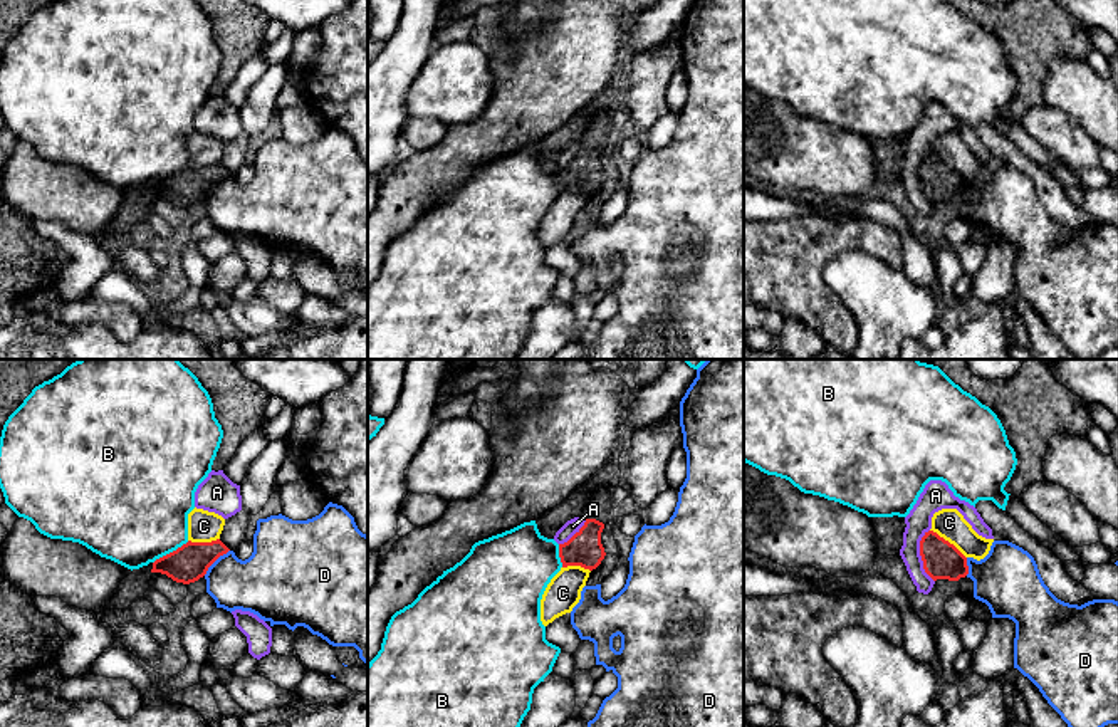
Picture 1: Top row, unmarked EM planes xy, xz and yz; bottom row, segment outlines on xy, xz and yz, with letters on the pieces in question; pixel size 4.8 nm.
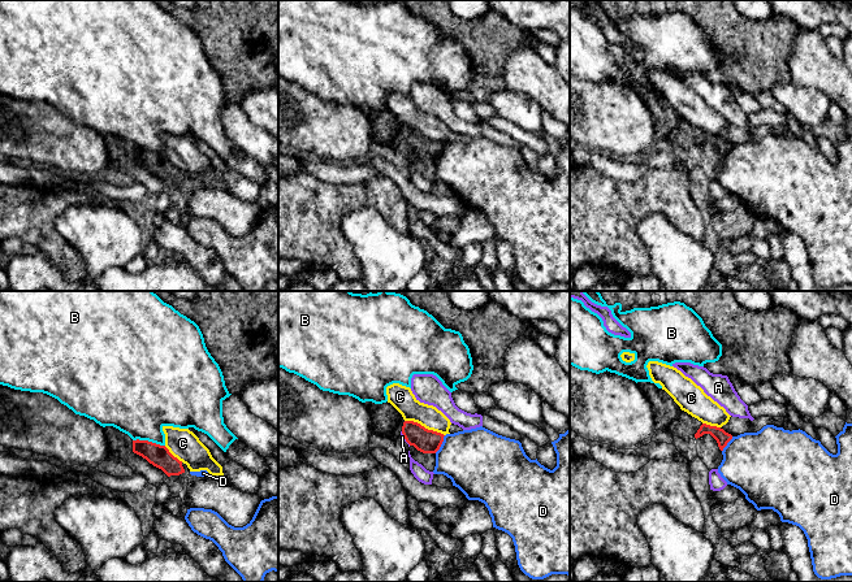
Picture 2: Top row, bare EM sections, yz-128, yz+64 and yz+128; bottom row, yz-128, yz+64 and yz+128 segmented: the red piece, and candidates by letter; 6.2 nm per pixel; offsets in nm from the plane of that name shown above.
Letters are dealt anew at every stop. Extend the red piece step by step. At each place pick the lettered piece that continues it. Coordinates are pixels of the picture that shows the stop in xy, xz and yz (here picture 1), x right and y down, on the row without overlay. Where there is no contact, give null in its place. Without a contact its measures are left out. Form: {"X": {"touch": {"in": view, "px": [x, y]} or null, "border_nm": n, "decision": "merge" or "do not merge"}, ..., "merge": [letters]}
{"A": {"touch": {"in": "yz", "px": [920, 178]}, "border_nm": 260, "decision": "do not merge"}, "B": {"touch": {"in": "xy", "px": [170, 177]}, "border_nm": 200, "decision": "do not merge"}, "C": {"touch": {"in": "yz", "px": [947, 165]}, "border_nm": 220, "decision": "do not merge"}, "D": {"touch": {"in": "xy", "px": [215, 183]}, "border_nm": 180, "decision": "do not merge"}, "merge": []}

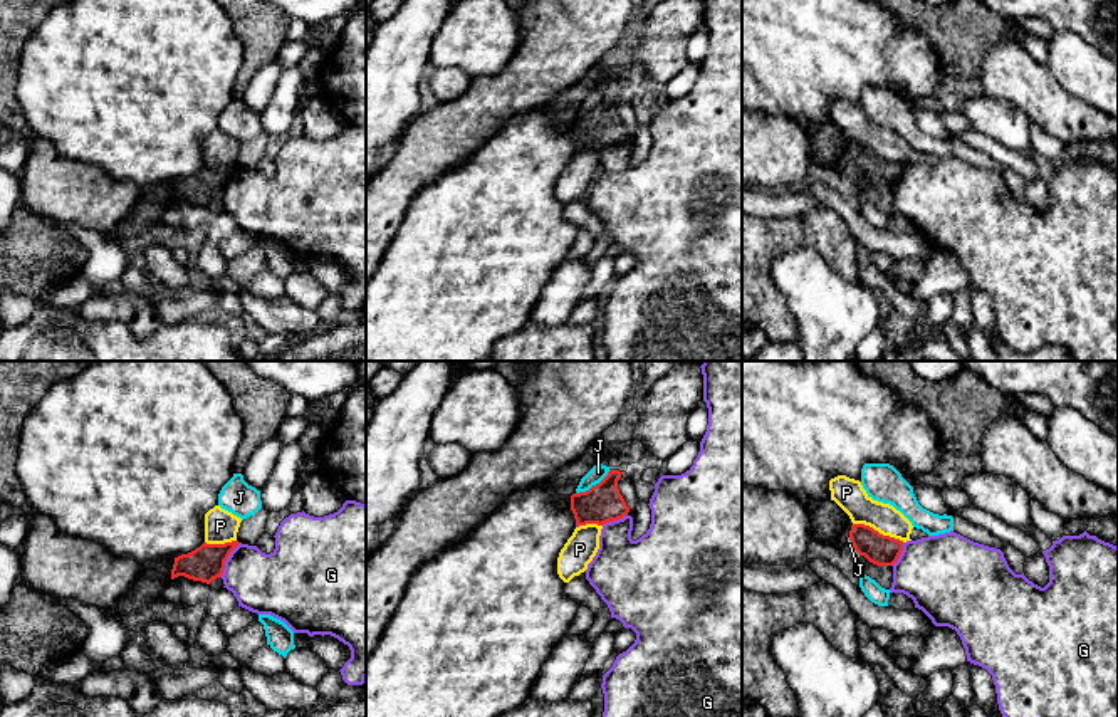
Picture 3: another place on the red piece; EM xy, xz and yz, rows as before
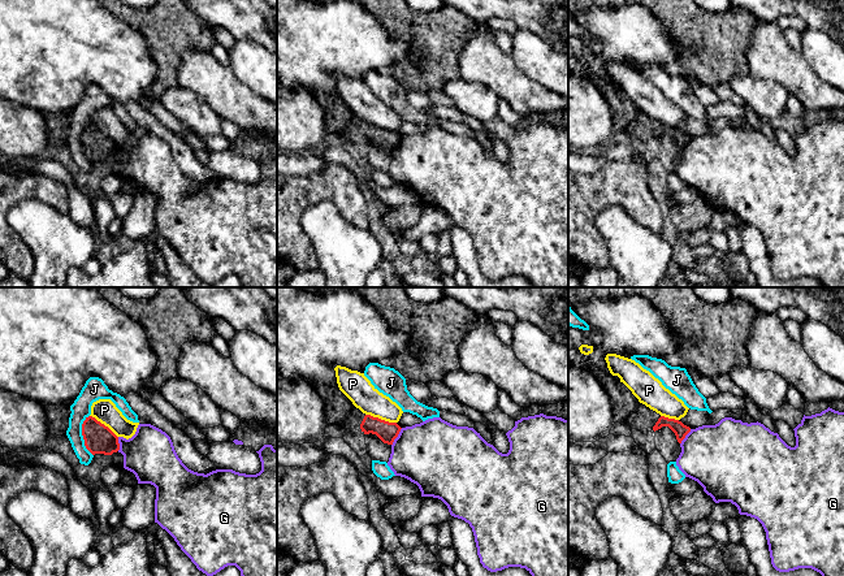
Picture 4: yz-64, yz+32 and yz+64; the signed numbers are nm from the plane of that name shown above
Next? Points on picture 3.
{"G": {"touch": {"in": "xy", "px": [227, 182]}, "border_nm": 190, "decision": "do not merge"}, "J": {"touch": {"in": "xz", "px": [593, 109]}, "border_nm": 200, "decision": "do not merge"}, "P": {"touch": {"in": "yz", "px": [877, 155]}, "border_nm": 260, "decision": "do not merge"}, "merge": []}

